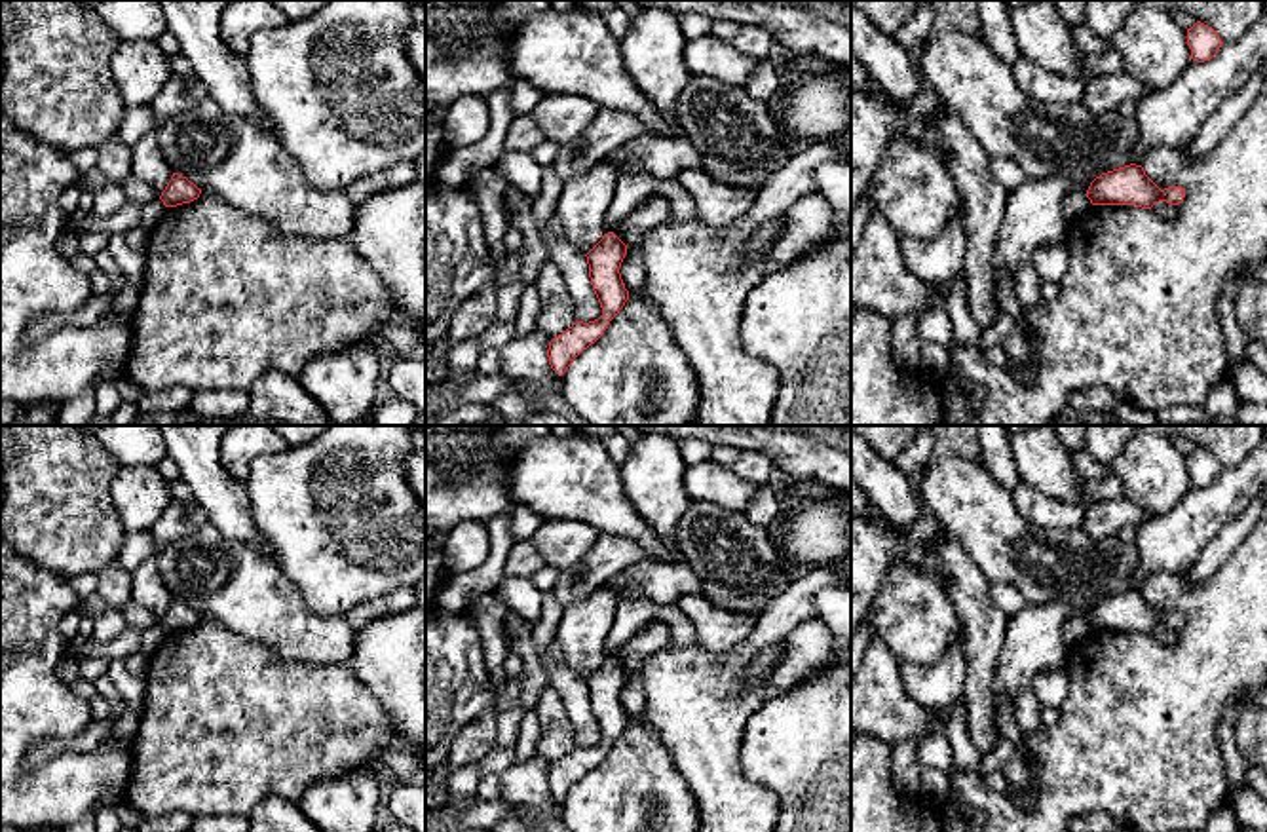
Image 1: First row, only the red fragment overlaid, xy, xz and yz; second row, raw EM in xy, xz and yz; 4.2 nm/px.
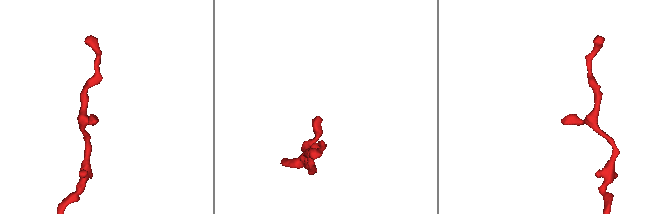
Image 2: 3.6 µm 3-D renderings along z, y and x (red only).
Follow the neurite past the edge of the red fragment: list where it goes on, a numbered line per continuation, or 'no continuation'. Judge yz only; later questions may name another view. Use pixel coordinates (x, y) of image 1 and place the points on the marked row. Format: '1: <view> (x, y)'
no continuation

